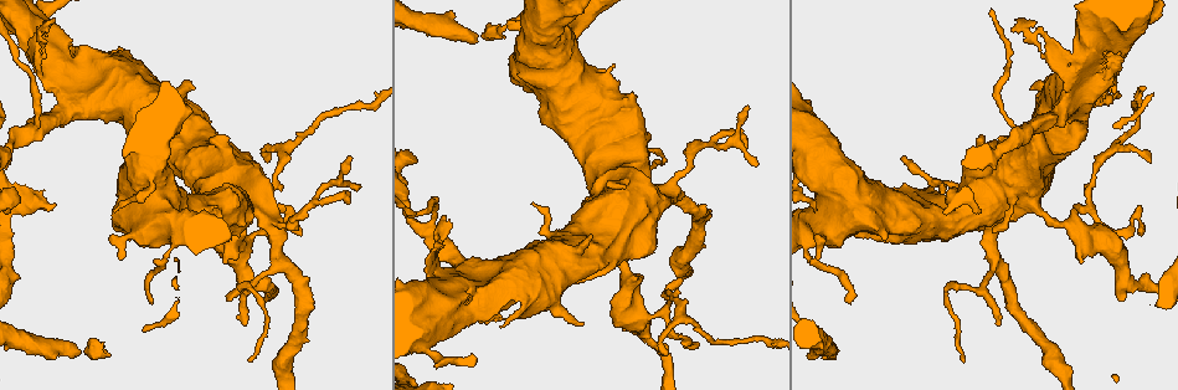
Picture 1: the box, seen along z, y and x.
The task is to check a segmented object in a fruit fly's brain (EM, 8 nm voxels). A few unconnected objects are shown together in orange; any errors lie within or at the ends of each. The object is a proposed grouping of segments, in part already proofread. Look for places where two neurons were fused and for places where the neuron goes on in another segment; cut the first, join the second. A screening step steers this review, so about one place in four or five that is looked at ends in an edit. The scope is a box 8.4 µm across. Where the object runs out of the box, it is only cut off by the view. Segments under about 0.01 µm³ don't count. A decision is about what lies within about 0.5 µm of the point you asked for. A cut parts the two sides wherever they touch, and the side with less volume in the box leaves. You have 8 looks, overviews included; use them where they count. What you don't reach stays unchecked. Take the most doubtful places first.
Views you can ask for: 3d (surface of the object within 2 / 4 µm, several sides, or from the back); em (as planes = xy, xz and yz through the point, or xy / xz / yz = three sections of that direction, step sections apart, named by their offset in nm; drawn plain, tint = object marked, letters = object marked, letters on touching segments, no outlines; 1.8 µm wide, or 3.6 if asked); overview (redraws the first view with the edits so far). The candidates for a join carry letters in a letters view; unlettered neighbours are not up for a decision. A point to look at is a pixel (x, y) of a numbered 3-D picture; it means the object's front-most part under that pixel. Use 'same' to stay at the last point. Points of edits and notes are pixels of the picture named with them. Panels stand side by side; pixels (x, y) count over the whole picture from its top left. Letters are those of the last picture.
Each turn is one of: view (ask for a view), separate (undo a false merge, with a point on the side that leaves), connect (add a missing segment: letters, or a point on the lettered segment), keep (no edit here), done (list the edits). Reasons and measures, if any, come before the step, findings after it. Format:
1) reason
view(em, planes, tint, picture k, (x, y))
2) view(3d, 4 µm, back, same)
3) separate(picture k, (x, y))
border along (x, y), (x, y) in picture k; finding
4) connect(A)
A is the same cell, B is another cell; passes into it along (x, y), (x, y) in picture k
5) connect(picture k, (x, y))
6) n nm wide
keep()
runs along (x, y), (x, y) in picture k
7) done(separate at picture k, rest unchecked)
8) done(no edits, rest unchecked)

branch stops here
view(em, xz, step 4, letters, picture 1, (503, 26))

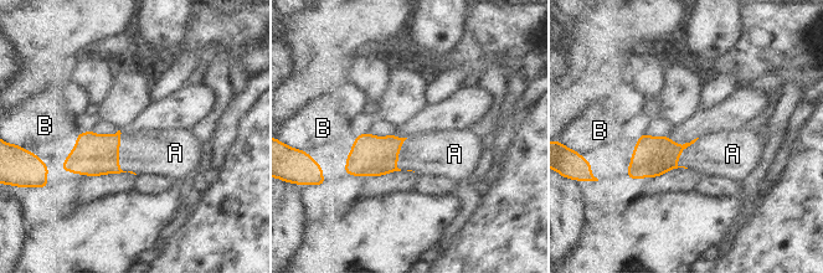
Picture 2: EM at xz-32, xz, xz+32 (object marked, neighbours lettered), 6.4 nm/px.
130 nm wide
connect(picture 2, (152, 152))
A is the same cell, B is another cell; it goes on there

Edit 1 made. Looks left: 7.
calibre changes
view(em, 3.6 µm, xy, step 8, letters, picture 1, (1029, 198))

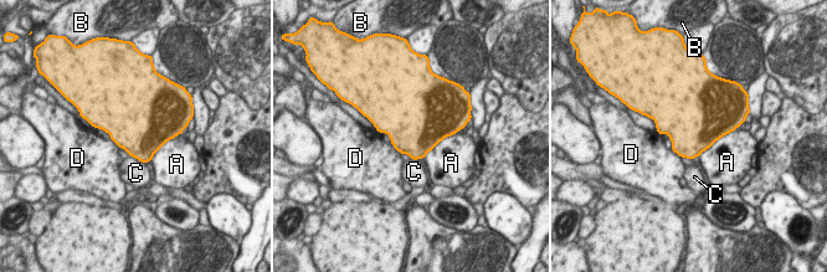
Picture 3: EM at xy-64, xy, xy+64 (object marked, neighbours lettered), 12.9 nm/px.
keep()
A, B, C and D are other cells; border along (391, 143), (401, 153) in picture 3; all the same neuron

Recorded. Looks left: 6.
view(em, planes, letters, picture 1, (157, 219))

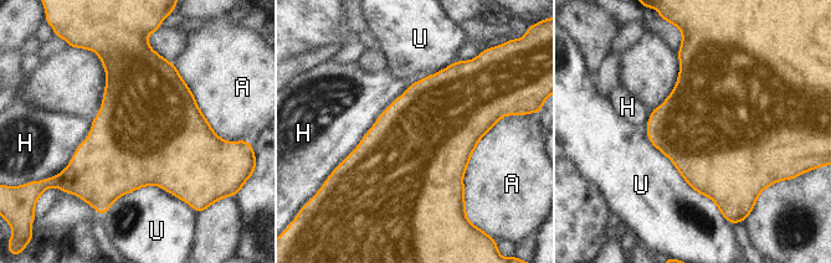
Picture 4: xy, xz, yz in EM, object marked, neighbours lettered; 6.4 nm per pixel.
keep()
A, H and U are other cells; continuous, no second neuron

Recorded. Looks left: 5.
done(connect at picture 2, rest unchecked)

